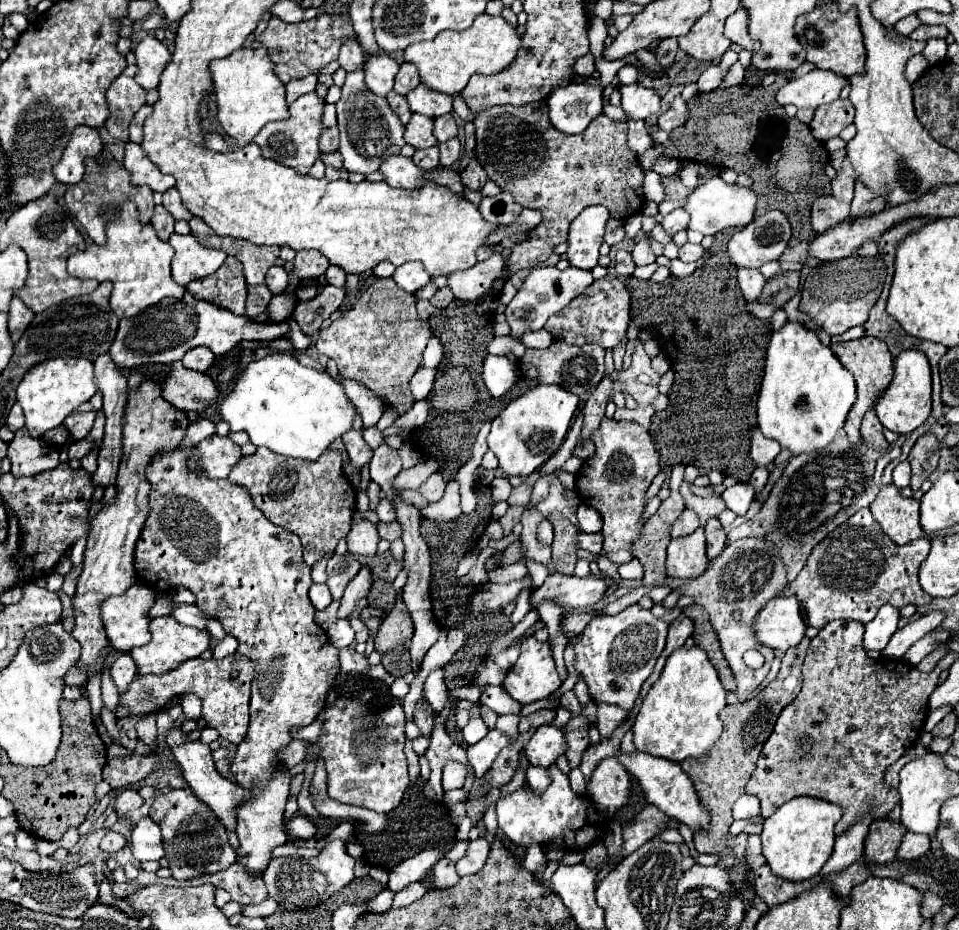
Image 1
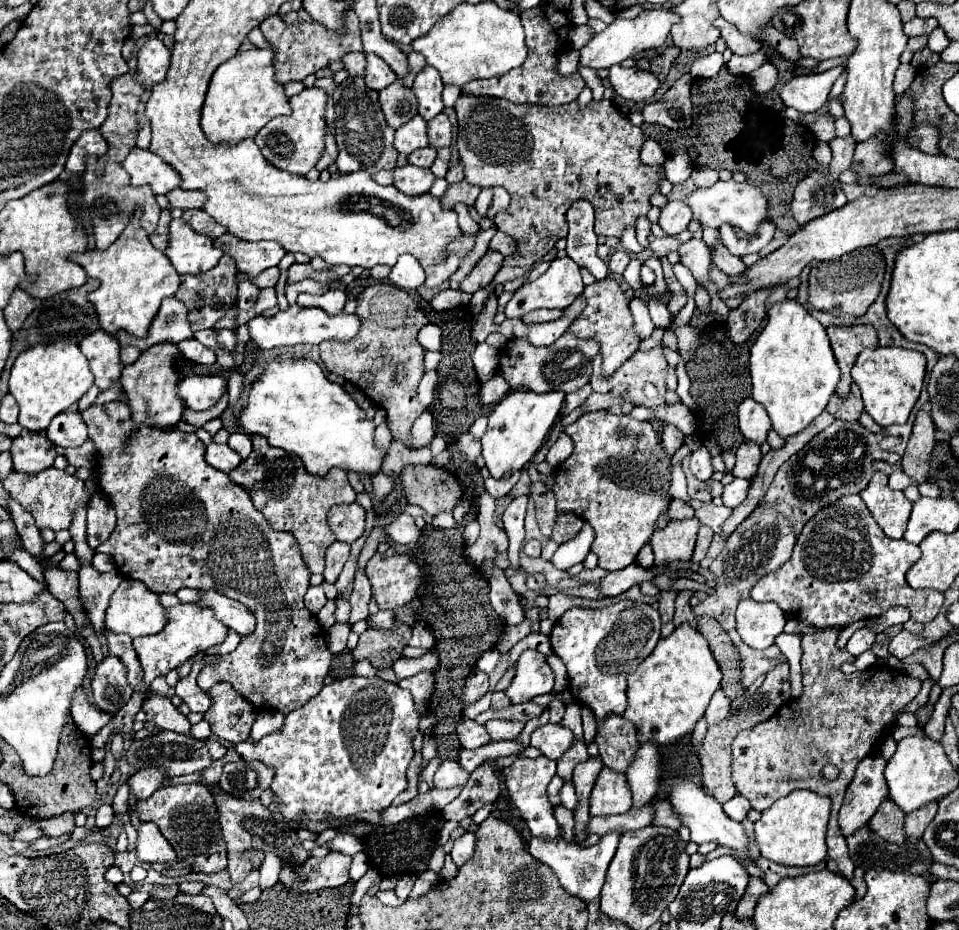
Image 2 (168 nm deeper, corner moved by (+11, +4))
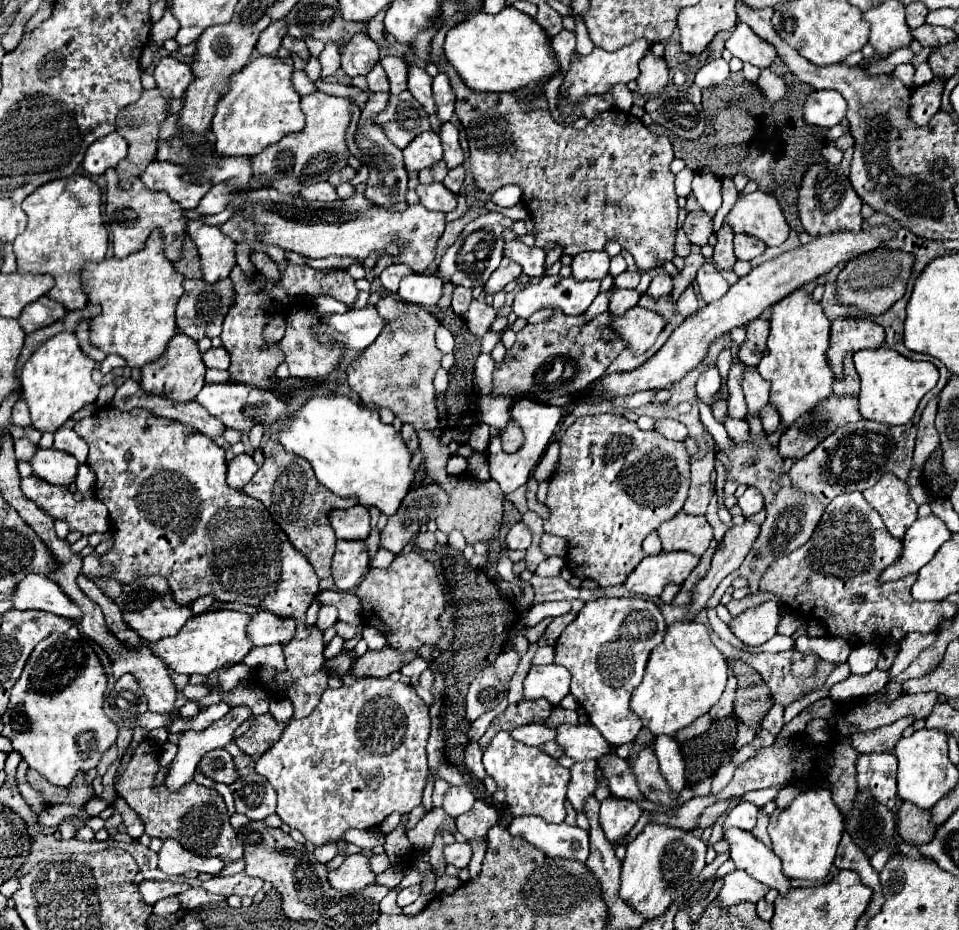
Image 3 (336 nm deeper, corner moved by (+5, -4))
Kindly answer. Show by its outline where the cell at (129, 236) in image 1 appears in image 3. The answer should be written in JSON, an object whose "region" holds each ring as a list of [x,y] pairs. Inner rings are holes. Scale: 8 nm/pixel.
{"region":[[[155,228],[145,246],[123,258],[123,260],[115,260],[115,258],[105,258],[101,262],[87,262],[81,268],[81,280],[83,280],[83,288],[87,290],[89,302],[99,304],[101,306],[101,314],[91,318],[91,342],[93,346],[101,348],[105,354],[119,354],[121,358],[127,360],[129,368],[141,368],[143,364],[159,358],[165,348],[167,342],[175,336],[177,332],[177,324],[175,324],[175,308],[179,298],[183,296],[183,276],[173,268],[173,264],[163,256],[163,248],[161,248],[161,228]]]}

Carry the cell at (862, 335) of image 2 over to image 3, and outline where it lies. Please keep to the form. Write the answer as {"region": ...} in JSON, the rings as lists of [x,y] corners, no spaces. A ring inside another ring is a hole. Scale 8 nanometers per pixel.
{"region":[[[837,318],[831,324],[831,348],[827,352],[827,360],[833,368],[835,378],[843,378],[843,358],[847,352],[859,350],[877,350],[885,342],[885,332],[877,324],[869,320],[853,320],[853,318]]]}

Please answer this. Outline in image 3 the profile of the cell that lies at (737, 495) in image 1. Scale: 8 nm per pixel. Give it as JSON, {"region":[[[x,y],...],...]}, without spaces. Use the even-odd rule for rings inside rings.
{"region":[[[749,486],[745,494],[739,498],[739,508],[743,510],[743,516],[753,516],[763,508],[763,496],[757,488]]]}

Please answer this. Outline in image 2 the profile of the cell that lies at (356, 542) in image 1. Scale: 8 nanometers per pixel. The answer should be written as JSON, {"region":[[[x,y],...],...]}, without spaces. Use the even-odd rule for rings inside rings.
{"region":[[[339,504],[329,510],[329,526],[339,542],[353,544],[365,532],[365,510],[357,504]]]}

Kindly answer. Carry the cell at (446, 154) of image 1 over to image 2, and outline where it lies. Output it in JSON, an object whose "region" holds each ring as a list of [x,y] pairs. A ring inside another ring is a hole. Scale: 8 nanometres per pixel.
{"region":[[[441,148],[437,152],[437,158],[435,158],[433,166],[431,166],[431,172],[435,174],[435,178],[443,178],[445,176],[445,172],[449,168],[449,158],[451,158],[451,150],[449,148]]]}

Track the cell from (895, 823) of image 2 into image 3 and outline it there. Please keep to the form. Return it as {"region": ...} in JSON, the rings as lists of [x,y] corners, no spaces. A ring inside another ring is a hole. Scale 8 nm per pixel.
{"region":[[[903,802],[897,812],[897,836],[907,844],[927,844],[937,828],[931,828],[929,824],[929,812],[923,812],[921,808],[915,808],[913,804]]]}

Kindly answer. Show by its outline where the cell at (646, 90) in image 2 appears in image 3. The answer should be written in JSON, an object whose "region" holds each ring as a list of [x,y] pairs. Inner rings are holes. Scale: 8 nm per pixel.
{"region":[[[653,52],[641,60],[641,74],[637,76],[637,92],[639,94],[657,94],[661,88],[665,88],[669,80],[669,68],[663,58],[655,58]]]}

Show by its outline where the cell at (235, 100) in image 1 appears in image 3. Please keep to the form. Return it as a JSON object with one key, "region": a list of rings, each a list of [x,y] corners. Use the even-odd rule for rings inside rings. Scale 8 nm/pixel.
{"region":[[[259,56],[229,80],[227,92],[215,106],[211,130],[219,156],[255,156],[265,146],[279,142],[285,134],[299,132],[305,116],[299,108],[299,94],[291,86],[293,60],[279,56]]]}

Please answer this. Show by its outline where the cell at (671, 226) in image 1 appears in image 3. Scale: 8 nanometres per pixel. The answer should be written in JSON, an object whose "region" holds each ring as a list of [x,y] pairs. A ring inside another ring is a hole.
{"region":[[[703,210],[689,212],[683,222],[683,232],[687,234],[689,242],[693,242],[693,244],[697,244],[697,246],[707,244],[707,238],[713,234],[711,216],[707,216]]]}

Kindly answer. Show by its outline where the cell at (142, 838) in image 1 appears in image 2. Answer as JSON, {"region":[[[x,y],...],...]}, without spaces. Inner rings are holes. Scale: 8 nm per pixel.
{"region":[[[143,822],[139,828],[139,842],[137,842],[137,856],[141,862],[179,862],[177,854],[173,852],[171,844],[165,840],[161,830],[151,824]]]}

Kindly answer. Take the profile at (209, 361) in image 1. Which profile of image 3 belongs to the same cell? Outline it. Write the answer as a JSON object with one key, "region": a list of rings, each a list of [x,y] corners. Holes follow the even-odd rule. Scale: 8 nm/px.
{"region":[[[209,348],[203,352],[203,362],[207,368],[217,368],[217,370],[227,370],[229,368],[229,352],[221,348]]]}

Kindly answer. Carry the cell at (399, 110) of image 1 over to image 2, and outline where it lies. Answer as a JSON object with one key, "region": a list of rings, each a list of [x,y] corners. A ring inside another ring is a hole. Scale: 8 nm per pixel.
{"region":[[[395,80],[391,86],[379,92],[379,104],[383,108],[387,124],[397,130],[413,116],[417,116],[417,98],[411,88],[405,88],[401,80]]]}

